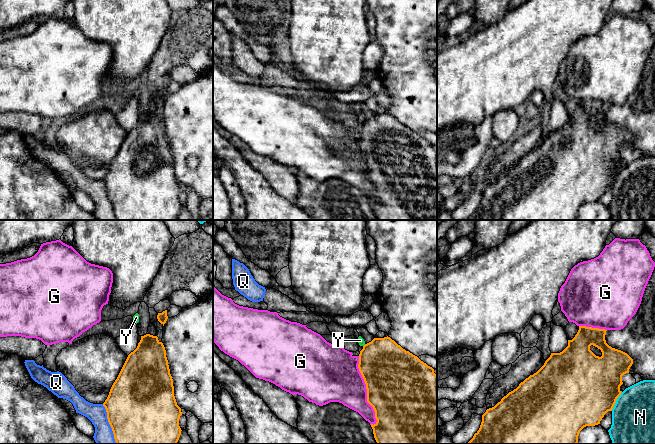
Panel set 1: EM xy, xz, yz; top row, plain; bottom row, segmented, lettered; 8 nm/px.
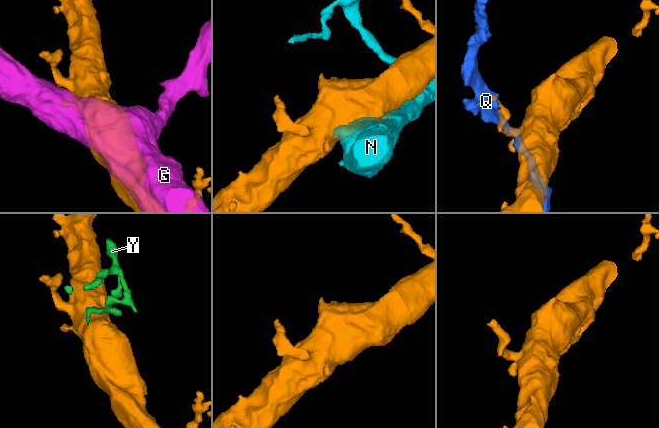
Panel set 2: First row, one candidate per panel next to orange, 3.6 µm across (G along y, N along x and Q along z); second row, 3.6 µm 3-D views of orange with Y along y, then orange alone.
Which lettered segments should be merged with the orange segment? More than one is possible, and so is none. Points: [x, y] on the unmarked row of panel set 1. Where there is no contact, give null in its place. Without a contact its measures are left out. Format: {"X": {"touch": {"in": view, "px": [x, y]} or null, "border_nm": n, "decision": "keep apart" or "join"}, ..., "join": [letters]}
{"G": {"touch": {"in": "xz", "px": [367, 167]}, "border_nm": 550, "decision": "keep apart"}, "N": {"touch": {"in": "yz", "px": [615, 177]}, "border_nm": 180, "decision": "keep apart"}, "Q": {"touch": {"in": "xy", "px": [109, 199]}, "border_nm": 340, "decision": "keep apart"}, "Y": {"touch": {"in": "xz", "px": [364, 121]}, "border_nm": 30, "decision": "keep apart"}, "join": []}

